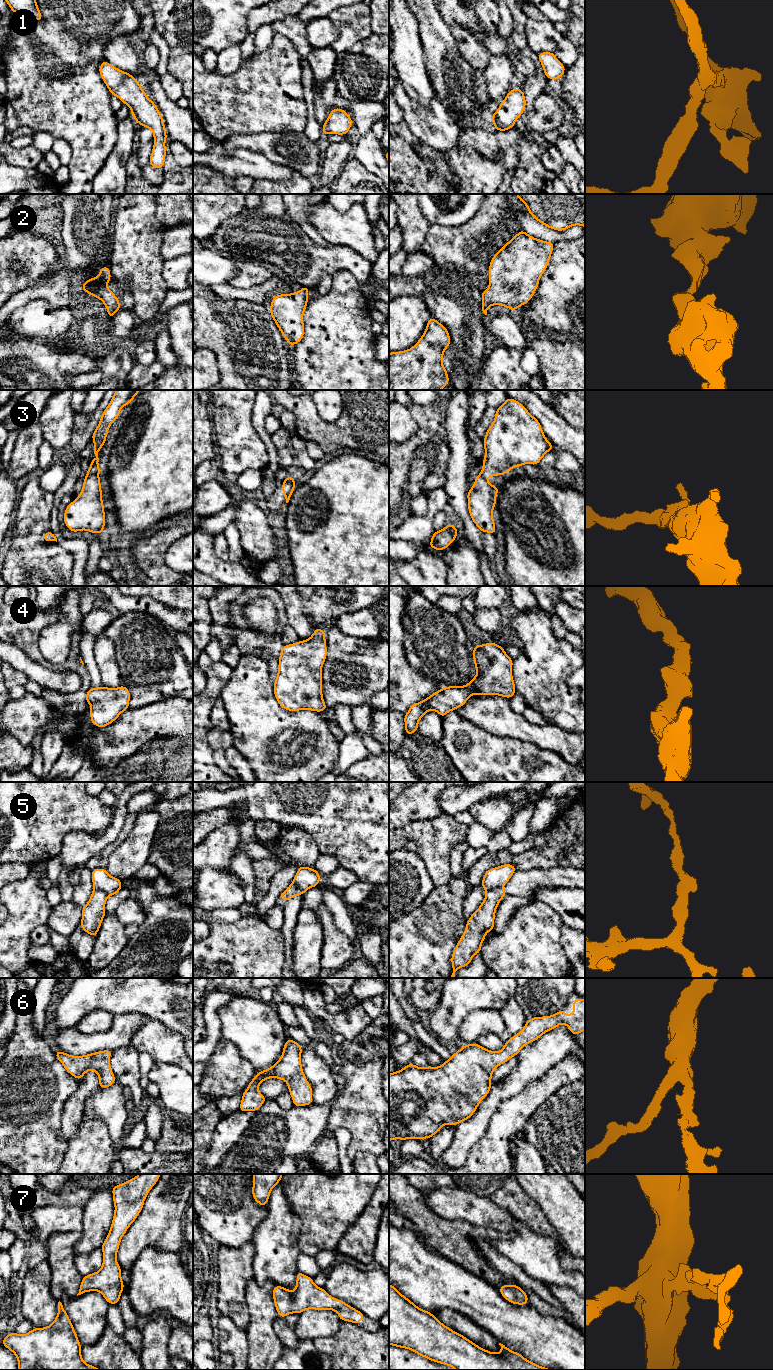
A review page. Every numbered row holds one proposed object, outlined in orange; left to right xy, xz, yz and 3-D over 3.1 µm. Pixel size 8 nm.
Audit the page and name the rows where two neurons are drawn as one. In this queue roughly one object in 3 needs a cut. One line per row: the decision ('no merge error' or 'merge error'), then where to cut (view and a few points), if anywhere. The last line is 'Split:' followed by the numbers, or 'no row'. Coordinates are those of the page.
1: no merge error | no cut
2: no merge error | no cut
3: no merge error | no cut
4: no merge error | no cut
5: merge error | xy (94, 886), (102, 890), (107, 896)
6: no merge error | no cut
7: no merge error | no cut
Split: 5

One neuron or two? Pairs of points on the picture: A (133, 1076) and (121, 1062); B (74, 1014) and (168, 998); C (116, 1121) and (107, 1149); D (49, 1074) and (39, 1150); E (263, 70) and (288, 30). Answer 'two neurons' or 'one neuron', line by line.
A: one neuron
B: one neuron
C: two neurons
D: one neuron
E: two neurons

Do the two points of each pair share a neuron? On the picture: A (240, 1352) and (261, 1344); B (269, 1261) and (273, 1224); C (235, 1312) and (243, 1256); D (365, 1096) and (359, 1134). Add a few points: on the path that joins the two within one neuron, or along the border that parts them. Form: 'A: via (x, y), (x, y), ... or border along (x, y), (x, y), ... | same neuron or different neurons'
A: border along (245, 1330), (248, 1343), (247, 1359) | different neurons
B: via (273, 1252), (273, 1233) | same neuron
C: via (235, 1298), (235, 1270) | same neuron
D: via (363, 1105), (363, 1125) | same neuron

